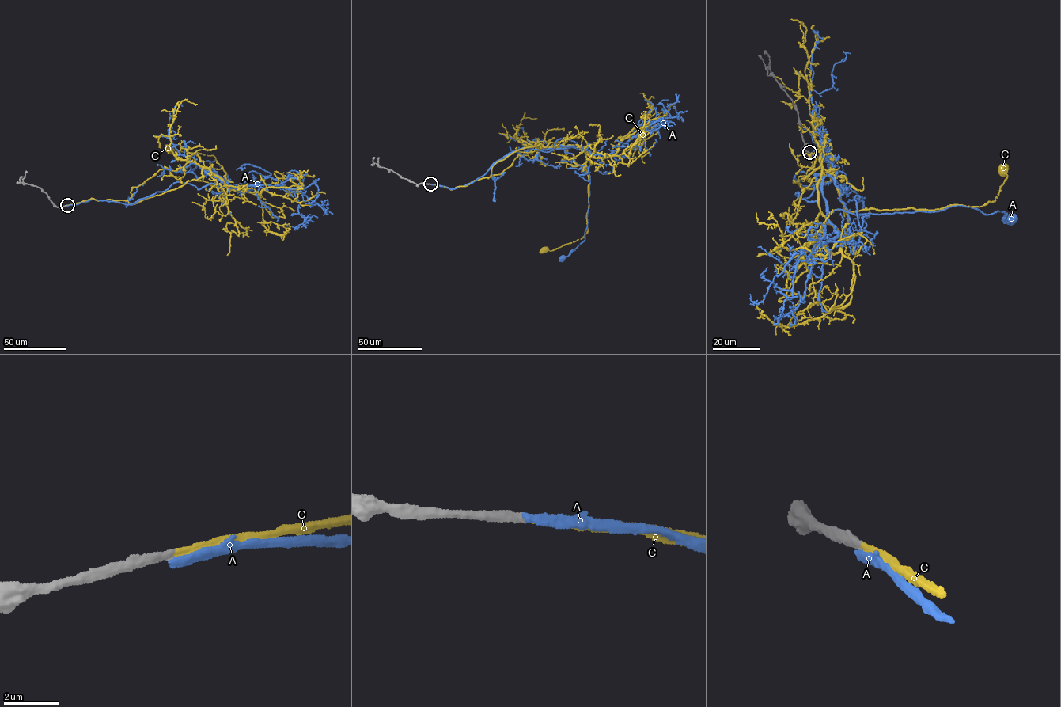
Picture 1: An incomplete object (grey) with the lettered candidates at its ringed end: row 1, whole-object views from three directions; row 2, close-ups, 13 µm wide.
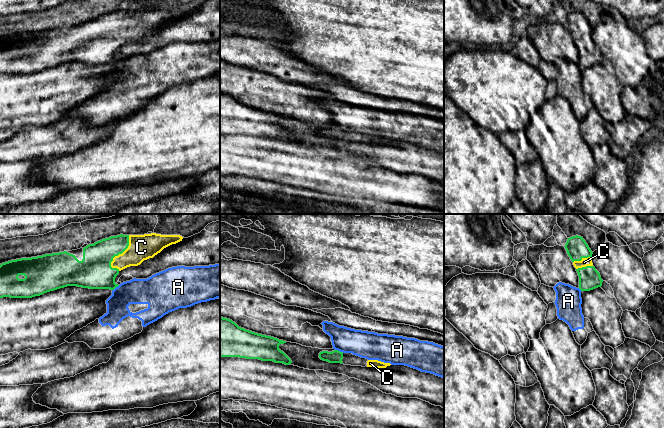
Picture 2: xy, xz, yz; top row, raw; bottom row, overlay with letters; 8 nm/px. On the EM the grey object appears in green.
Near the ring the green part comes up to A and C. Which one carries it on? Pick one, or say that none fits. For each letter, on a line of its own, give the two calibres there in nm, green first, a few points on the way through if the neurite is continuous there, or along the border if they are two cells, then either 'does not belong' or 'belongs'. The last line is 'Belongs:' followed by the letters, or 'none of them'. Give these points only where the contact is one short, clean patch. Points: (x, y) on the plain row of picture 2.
A: 100/220 nm | along xz (335, 125), (343, 128) | does not belong
C: 260/200 nm | across xy (95, 46), (110, 31), (121, 29), (125, 26), (141, 23) | belongs
Belongs: C

